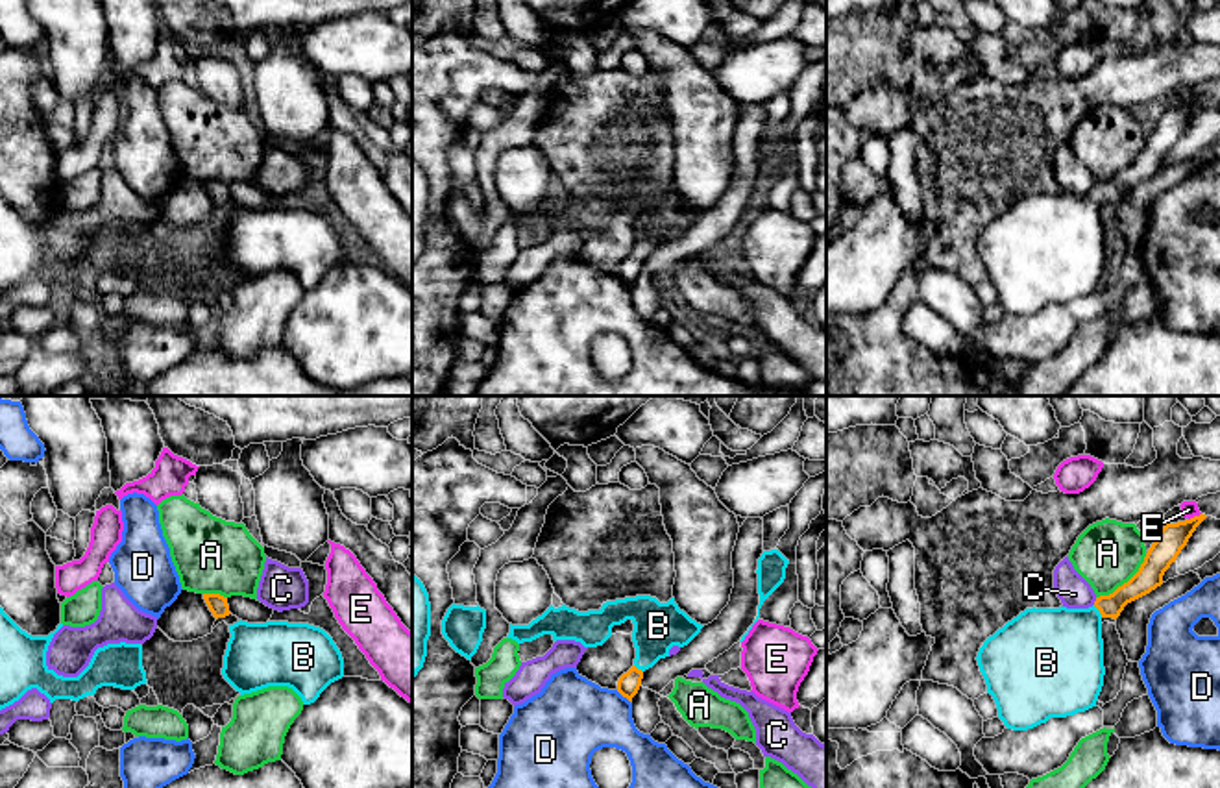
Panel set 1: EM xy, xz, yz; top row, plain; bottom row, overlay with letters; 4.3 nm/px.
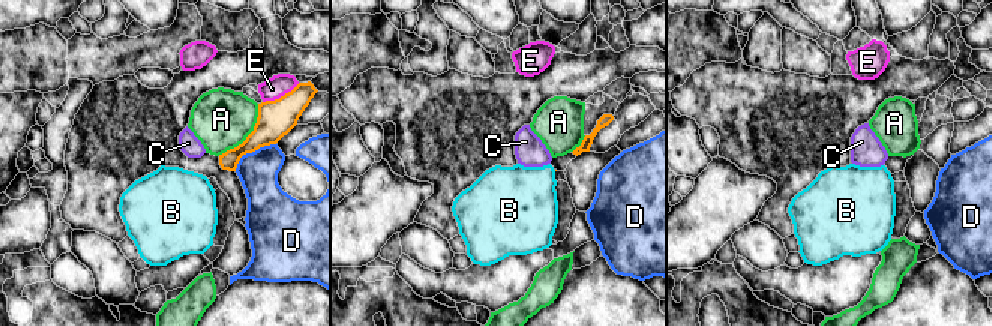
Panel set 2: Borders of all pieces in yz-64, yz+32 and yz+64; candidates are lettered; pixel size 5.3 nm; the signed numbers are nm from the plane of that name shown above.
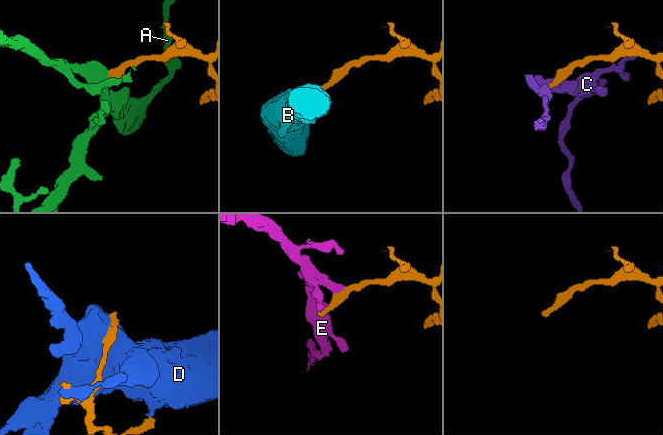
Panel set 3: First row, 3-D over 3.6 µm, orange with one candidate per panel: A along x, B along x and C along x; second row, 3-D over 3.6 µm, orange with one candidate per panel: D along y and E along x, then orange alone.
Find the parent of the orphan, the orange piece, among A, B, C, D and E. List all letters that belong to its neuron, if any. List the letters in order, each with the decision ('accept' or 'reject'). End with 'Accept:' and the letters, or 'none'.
A: reject
B: accept
C: reject
D: reject
E: reject
Accept: B

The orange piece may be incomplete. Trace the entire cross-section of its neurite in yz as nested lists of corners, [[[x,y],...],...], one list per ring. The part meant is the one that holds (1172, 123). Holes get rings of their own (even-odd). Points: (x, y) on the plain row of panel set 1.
[[[1205,100],[1166,109],[1148,135],[1139,157],[1109,181],[1096,183],[1089,194],[1026,194],[989,222],[978,237],[978,252],[993,281],[998,303],[1007,314],[1028,316],[1050,303],[1067,303],[1096,292],[1104,272],[1102,205],[1116,205],[1124,192],[1163,170],[1163,161]]]

